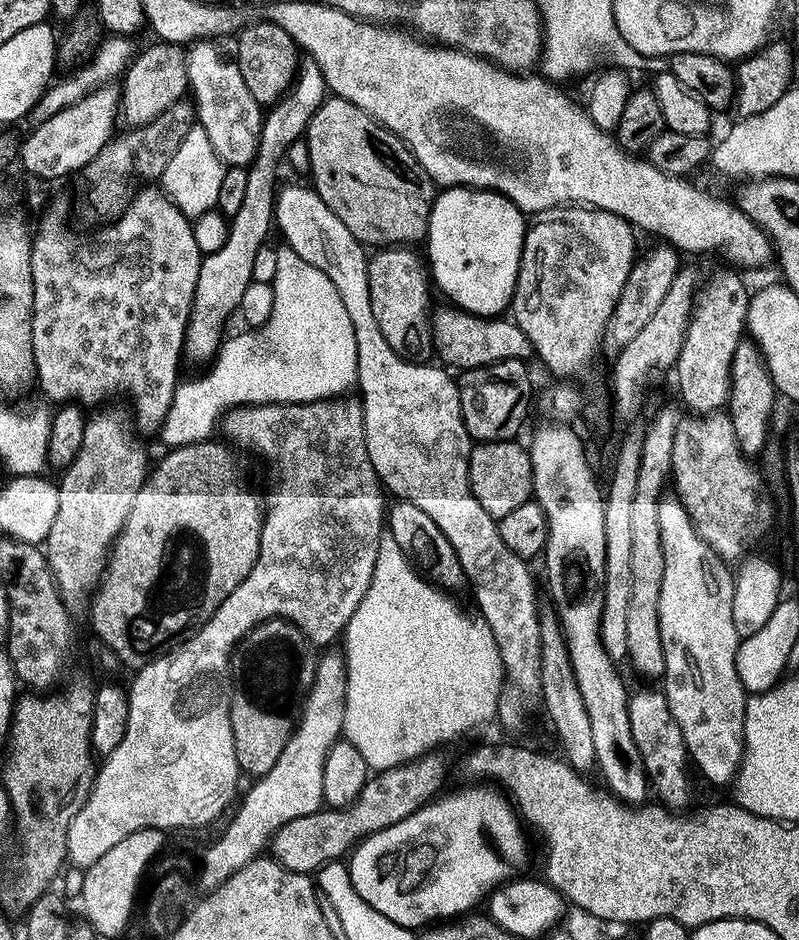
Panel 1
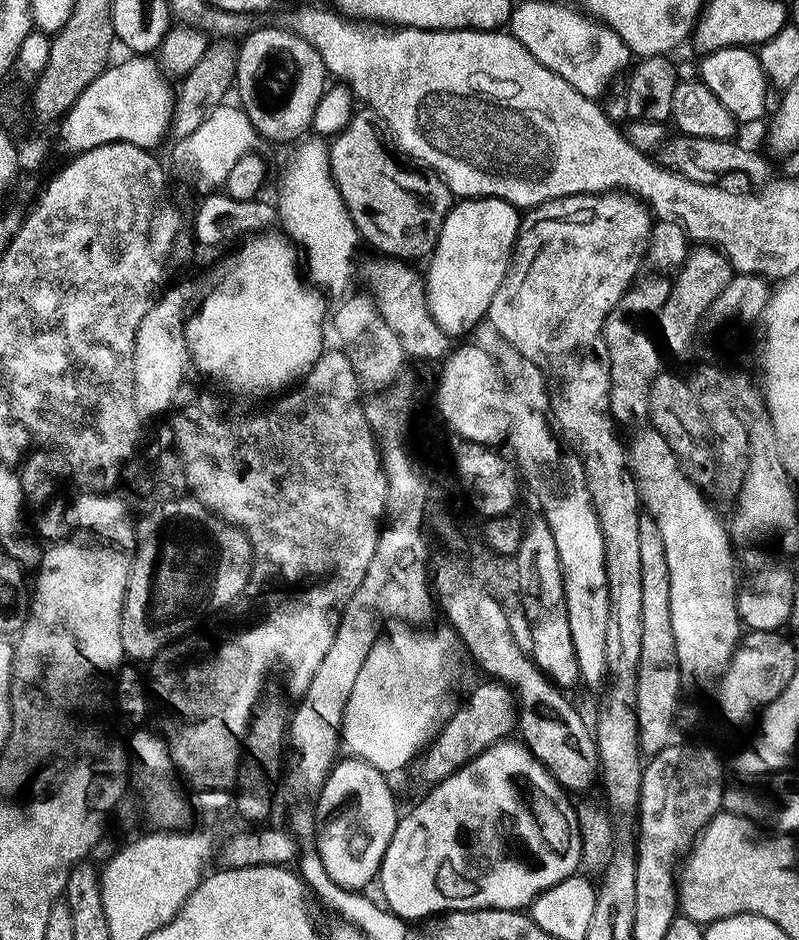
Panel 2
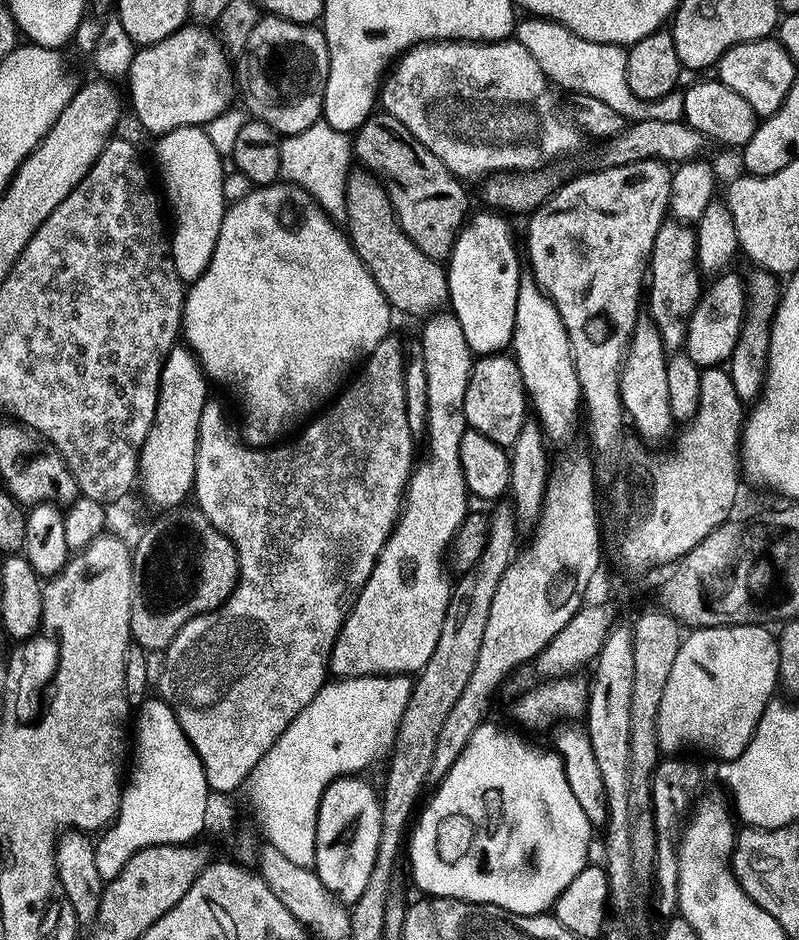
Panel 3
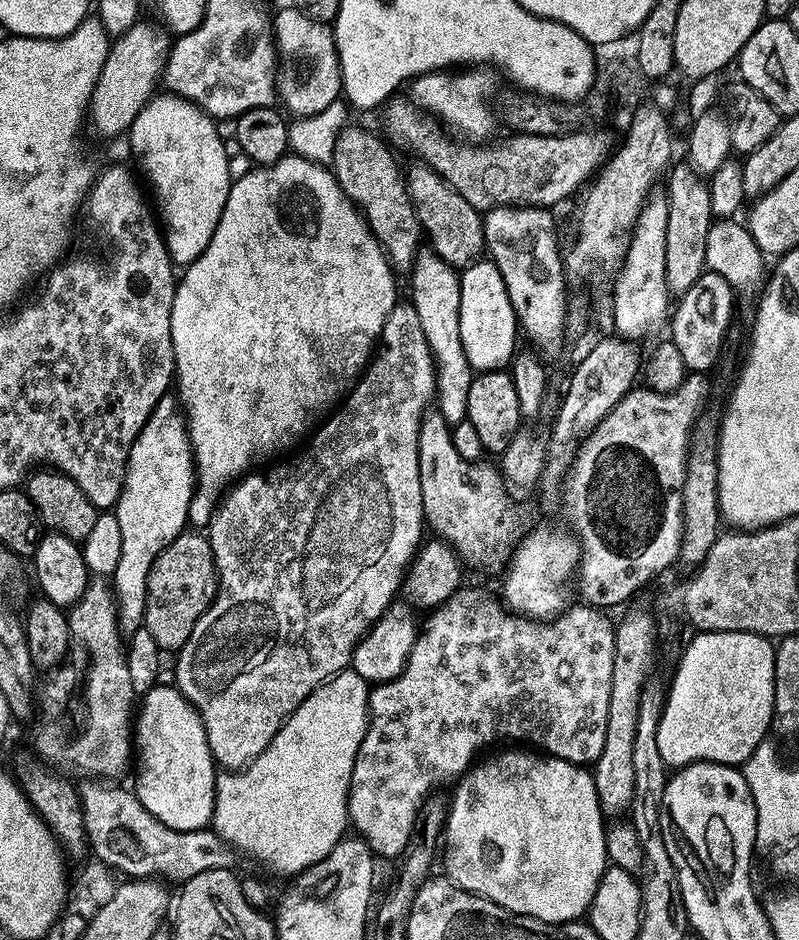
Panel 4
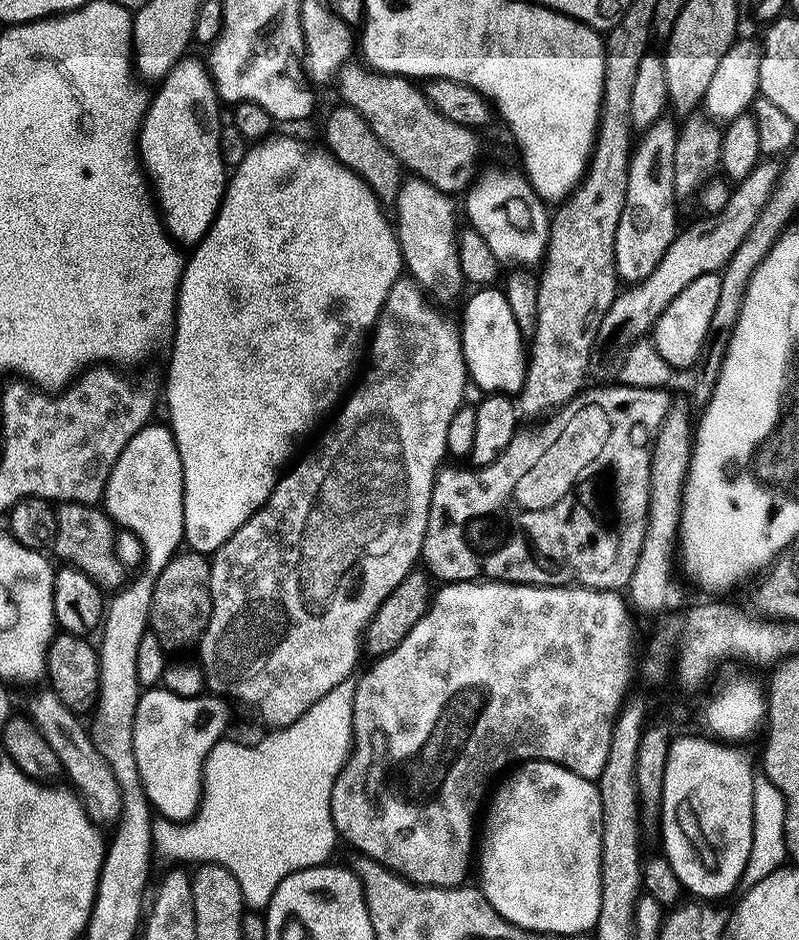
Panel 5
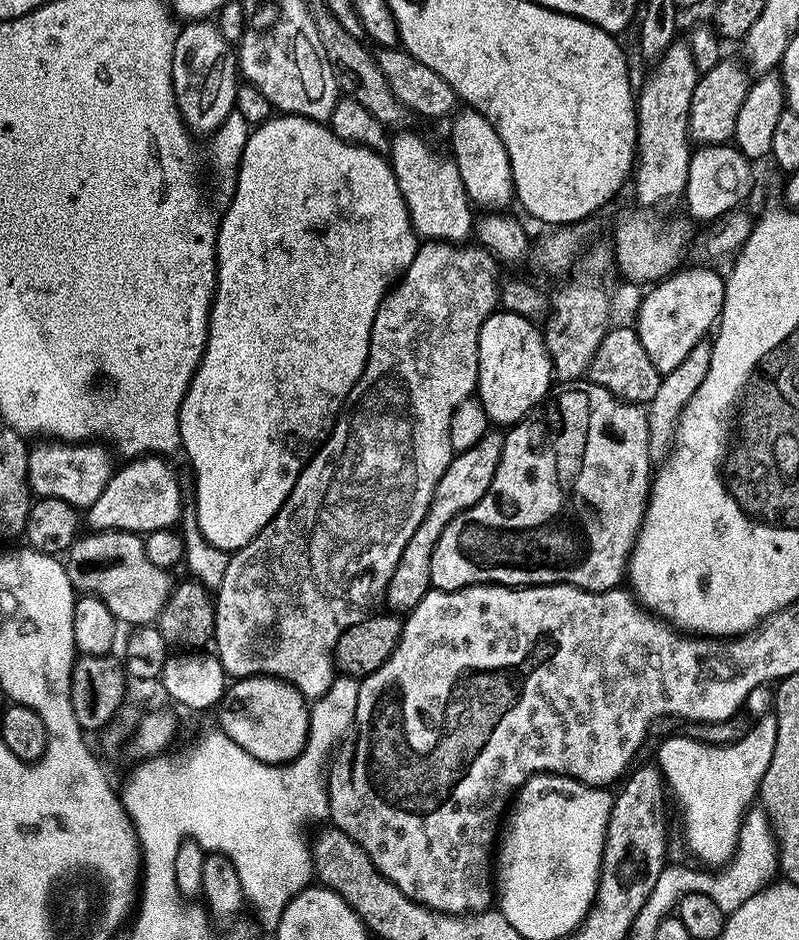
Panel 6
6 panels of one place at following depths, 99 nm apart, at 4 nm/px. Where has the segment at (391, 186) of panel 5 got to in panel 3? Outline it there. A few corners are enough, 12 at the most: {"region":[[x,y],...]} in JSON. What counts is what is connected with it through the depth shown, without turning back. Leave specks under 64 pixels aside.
{"region":[[364,168],[346,186],[346,234],[395,311],[445,307],[445,267],[399,228]]}

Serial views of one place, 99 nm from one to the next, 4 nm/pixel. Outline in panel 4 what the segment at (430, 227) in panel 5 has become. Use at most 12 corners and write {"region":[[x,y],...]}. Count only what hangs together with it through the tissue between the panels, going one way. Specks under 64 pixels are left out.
{"region":[[431,247],[410,271],[412,309],[436,362],[435,407],[466,419],[474,370],[460,272]]}

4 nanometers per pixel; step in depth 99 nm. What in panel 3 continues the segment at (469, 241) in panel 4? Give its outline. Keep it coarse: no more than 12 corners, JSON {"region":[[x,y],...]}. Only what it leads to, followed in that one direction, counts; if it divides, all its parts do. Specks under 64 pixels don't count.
{"region":[[389,112],[355,133],[399,228],[447,261],[467,187]]}

